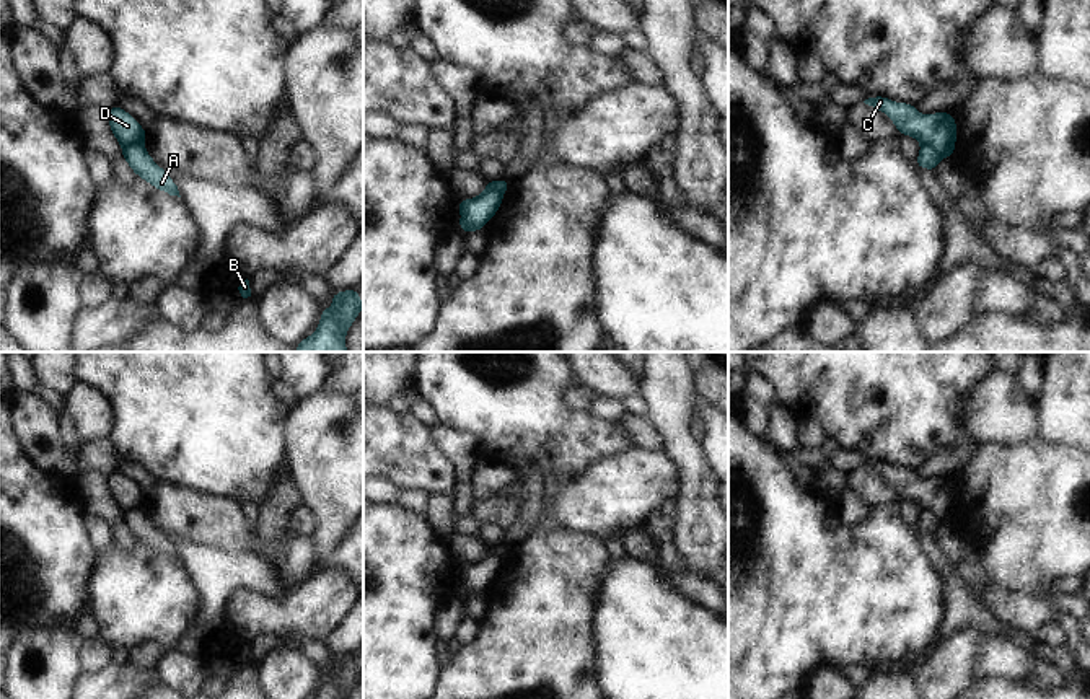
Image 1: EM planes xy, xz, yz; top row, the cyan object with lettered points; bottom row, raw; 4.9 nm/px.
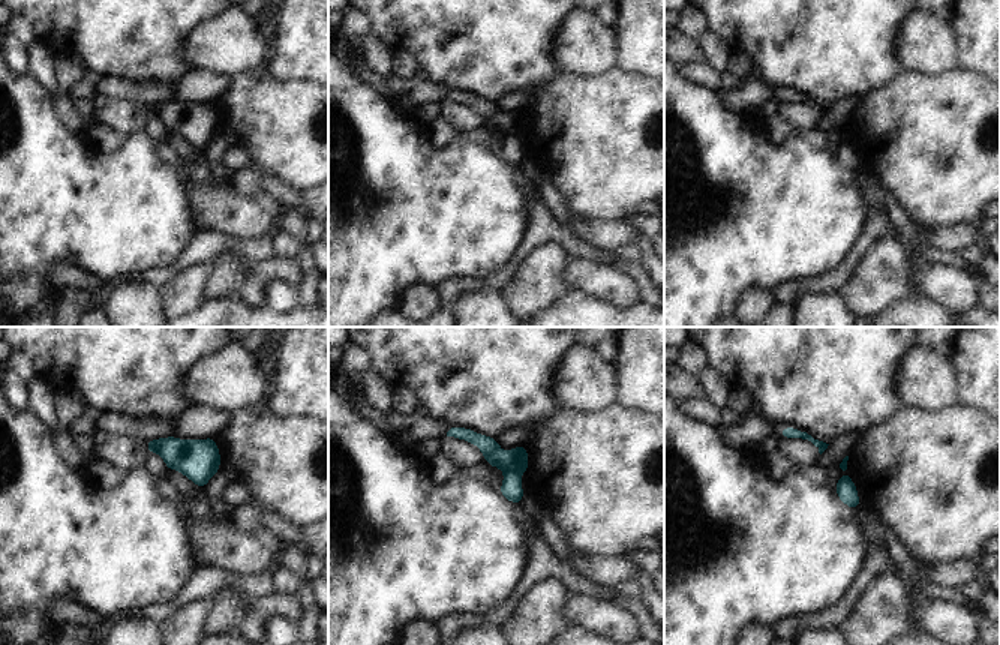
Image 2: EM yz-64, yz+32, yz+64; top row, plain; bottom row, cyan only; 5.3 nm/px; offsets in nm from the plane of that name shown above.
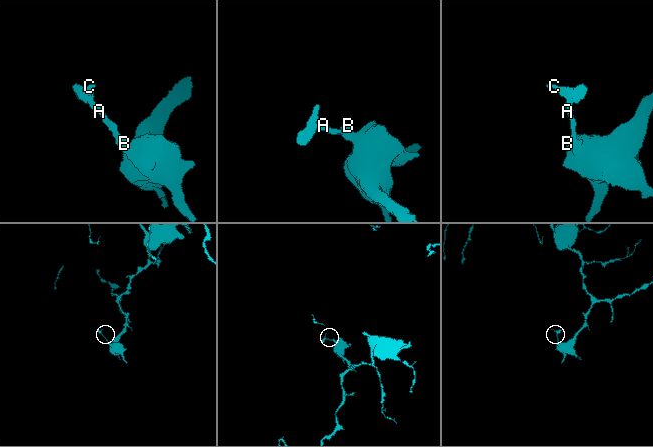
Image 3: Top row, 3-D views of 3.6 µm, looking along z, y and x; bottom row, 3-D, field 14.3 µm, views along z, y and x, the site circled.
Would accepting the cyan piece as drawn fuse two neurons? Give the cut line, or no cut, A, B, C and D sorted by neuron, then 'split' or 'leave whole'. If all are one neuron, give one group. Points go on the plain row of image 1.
yz (922, 509), (929, 509), (940, 522) | A B / C D | split

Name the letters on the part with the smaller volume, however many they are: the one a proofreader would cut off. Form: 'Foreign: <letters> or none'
Foreign: C, D

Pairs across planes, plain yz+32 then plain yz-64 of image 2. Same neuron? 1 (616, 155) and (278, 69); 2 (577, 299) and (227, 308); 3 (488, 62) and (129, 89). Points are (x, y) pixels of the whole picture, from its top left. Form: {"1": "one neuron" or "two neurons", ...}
{"1": "two neurons", "2": "one neuron", "3": "two neurons"}

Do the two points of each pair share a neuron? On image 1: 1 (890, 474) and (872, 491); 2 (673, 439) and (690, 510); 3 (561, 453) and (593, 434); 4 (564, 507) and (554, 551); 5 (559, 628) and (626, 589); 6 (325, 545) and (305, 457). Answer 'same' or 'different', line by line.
1: same
2: same
3: same
4: different
5: different
6: same

